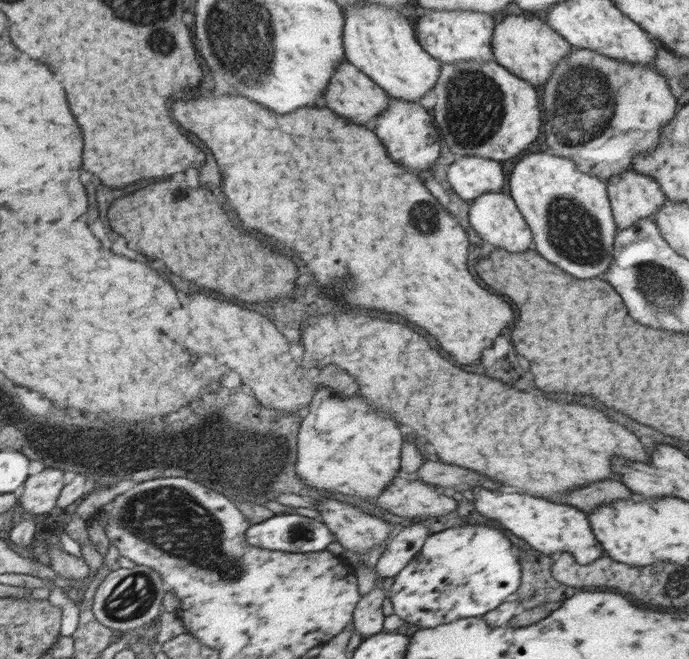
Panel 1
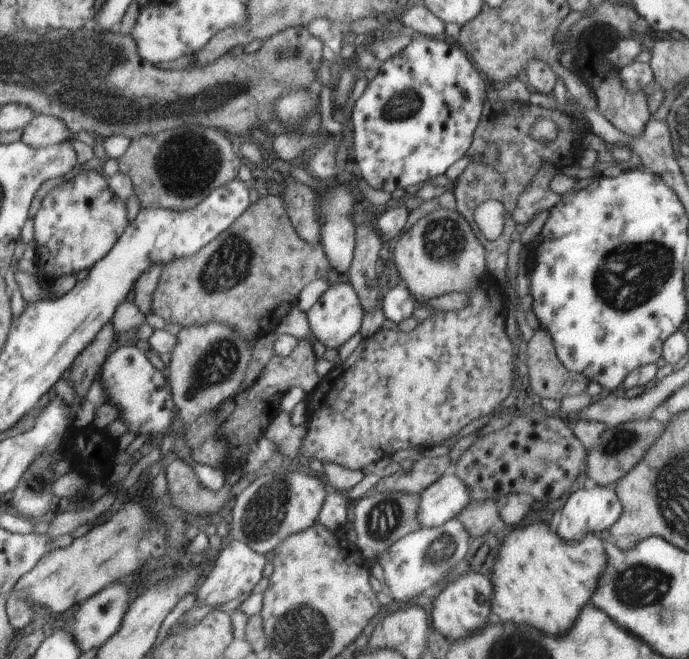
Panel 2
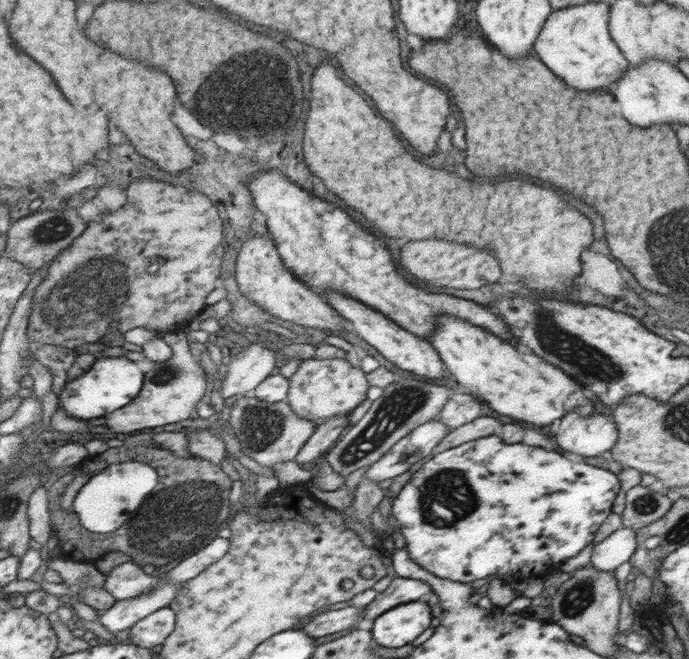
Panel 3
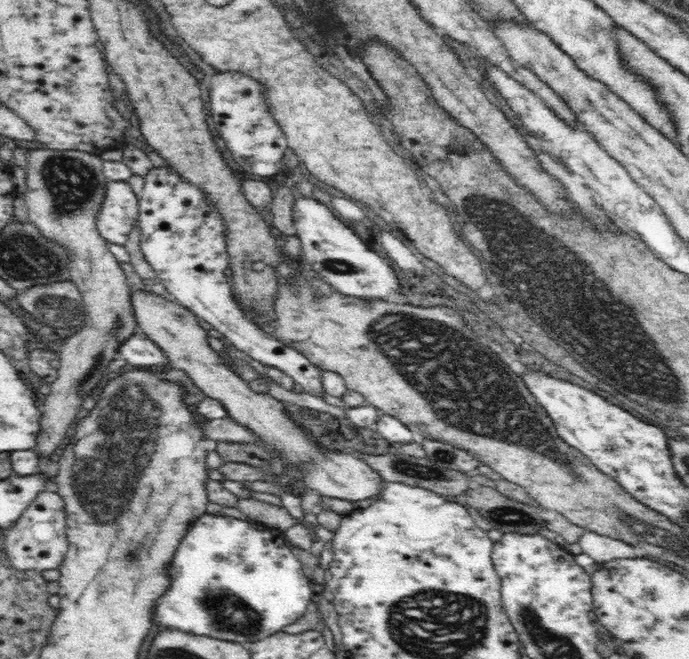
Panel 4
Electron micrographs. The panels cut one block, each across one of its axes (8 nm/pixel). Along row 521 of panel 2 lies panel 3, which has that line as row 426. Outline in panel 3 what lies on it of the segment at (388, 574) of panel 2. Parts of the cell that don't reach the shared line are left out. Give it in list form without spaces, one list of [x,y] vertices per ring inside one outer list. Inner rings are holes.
[[[451,394],[443,410],[435,416],[435,420],[445,422],[445,426],[453,432],[459,426],[473,422],[483,416],[483,398],[477,394]]]

